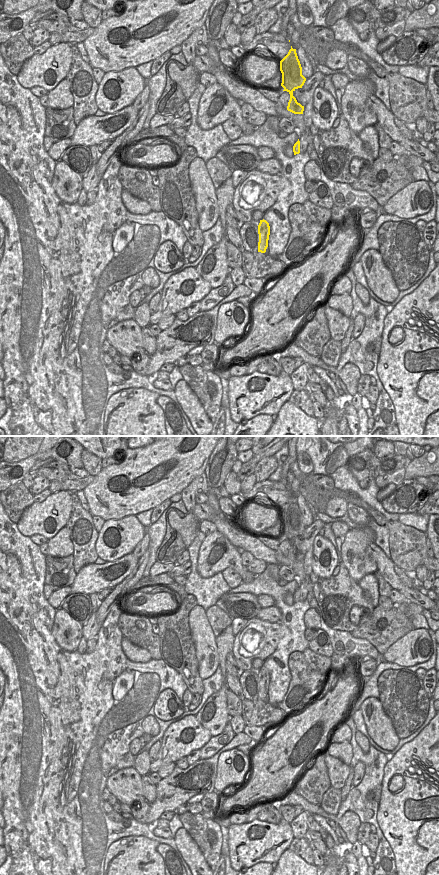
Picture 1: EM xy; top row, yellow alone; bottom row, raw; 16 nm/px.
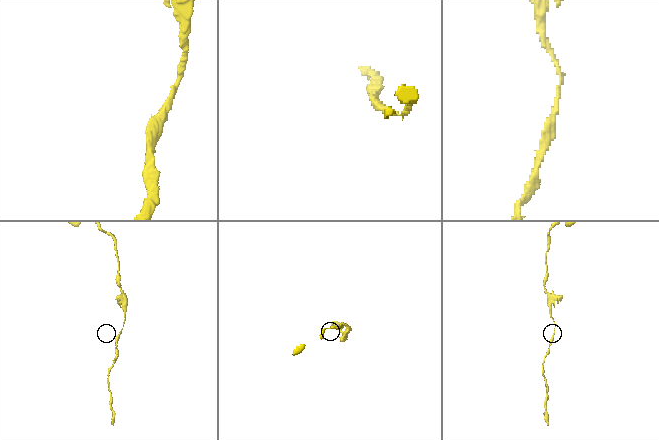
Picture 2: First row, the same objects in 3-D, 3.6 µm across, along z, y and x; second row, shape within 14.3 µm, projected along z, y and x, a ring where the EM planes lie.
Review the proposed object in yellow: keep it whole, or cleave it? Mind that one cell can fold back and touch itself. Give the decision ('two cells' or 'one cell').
two cells

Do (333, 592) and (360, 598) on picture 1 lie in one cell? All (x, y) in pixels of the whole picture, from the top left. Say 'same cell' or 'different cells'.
same cell

